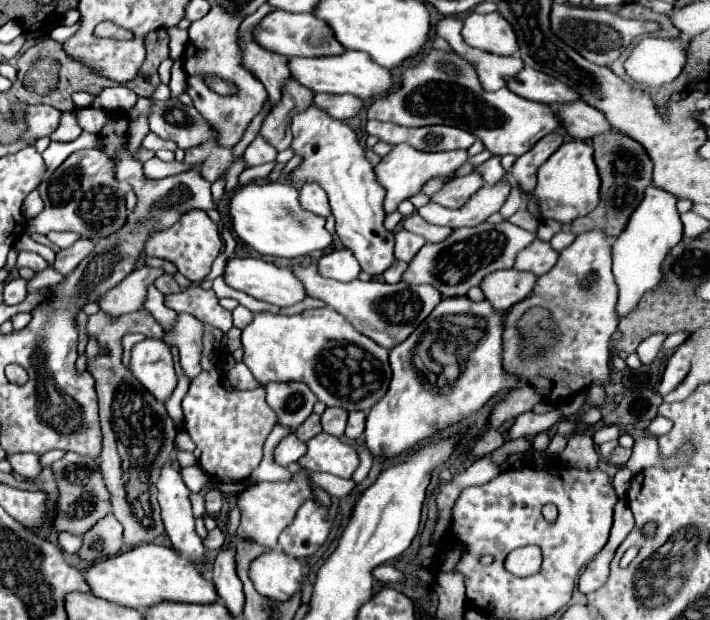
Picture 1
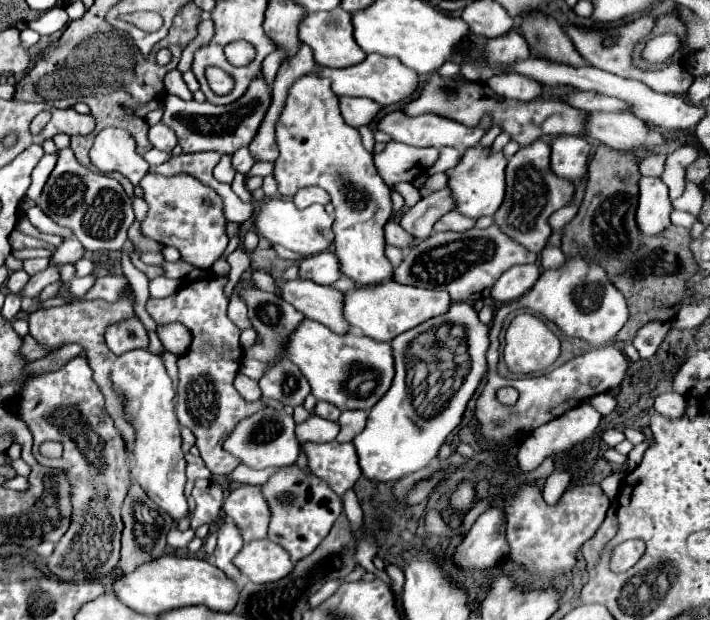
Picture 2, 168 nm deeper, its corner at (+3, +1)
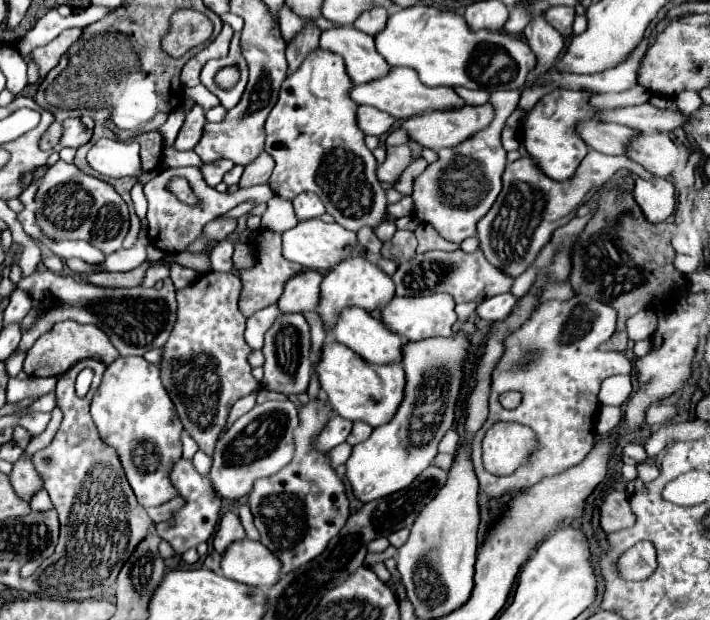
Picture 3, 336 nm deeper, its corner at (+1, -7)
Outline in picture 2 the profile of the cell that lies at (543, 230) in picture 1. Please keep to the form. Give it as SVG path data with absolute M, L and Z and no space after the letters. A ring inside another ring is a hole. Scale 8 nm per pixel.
M566 205L564 209L558 209L558 211L550 217L552 229L554 229L554 231L562 229L568 221L572 221L572 219L576 217L576 213L578 213L578 207L576 207L576 205Z

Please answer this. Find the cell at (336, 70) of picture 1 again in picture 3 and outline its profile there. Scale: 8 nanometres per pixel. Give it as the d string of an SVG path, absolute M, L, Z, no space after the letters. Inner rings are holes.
M390 67L390 73L386 77L380 77L378 81L368 81L366 85L354 85L350 89L350 97L358 105L370 105L376 107L394 119L408 119L412 115L424 113L424 111L446 111L446 109L458 109L464 105L464 101L456 95L452 87L426 87L418 79L418 73L414 69L406 67Z

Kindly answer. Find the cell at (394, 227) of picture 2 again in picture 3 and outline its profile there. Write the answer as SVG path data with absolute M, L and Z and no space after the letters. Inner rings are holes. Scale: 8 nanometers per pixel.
M384 221L382 225L376 227L374 233L376 233L376 237L378 237L380 241L390 241L390 237L394 237L394 233L396 233L396 225L390 223L390 221Z

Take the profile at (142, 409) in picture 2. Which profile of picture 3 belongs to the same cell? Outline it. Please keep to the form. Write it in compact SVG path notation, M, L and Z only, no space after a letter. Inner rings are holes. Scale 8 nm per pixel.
M118 357L106 367L102 385L92 399L90 413L104 443L116 447L140 505L160 507L178 497L170 473L182 457L182 423L162 385L156 365L148 363L144 357Z

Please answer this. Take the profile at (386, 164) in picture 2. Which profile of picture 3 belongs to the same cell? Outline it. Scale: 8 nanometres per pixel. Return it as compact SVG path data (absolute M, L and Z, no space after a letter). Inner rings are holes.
M398 145L398 147L388 147L386 149L386 161L378 167L378 179L382 183L394 183L400 179L404 169L414 161L414 155L408 145Z

